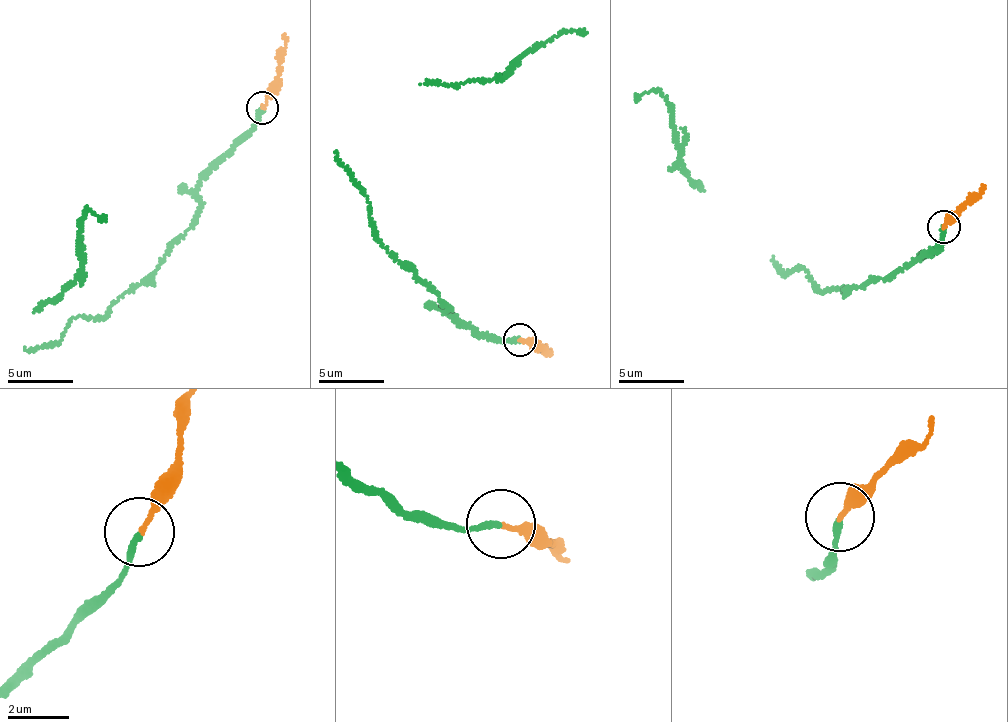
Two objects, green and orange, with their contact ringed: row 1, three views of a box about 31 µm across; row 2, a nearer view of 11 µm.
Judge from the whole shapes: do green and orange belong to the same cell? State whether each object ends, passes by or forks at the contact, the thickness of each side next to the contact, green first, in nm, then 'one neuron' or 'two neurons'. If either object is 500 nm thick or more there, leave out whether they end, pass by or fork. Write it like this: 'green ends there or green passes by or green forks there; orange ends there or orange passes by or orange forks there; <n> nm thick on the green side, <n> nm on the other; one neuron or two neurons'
green ends there; orange ends there; 190 nm thick on the green side, 140 nm on the other; two neurons

